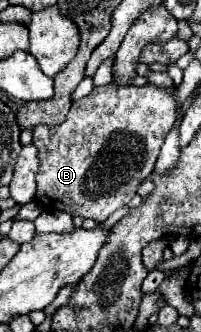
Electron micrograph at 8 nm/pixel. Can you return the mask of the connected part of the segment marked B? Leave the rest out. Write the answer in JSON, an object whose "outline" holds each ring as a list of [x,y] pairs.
{"outline":[[[110,83],[104,87],[94,87],[90,95],[74,101],[66,121],[58,127],[34,127],[32,143],[38,147],[40,155],[36,201],[42,203],[44,209],[66,211],[70,215],[90,217],[100,223],[106,221],[116,209],[128,205],[128,201],[136,195],[138,185],[152,173],[164,137],[176,121],[176,103],[172,93],[172,87],[156,87],[150,83],[144,87]]]}

